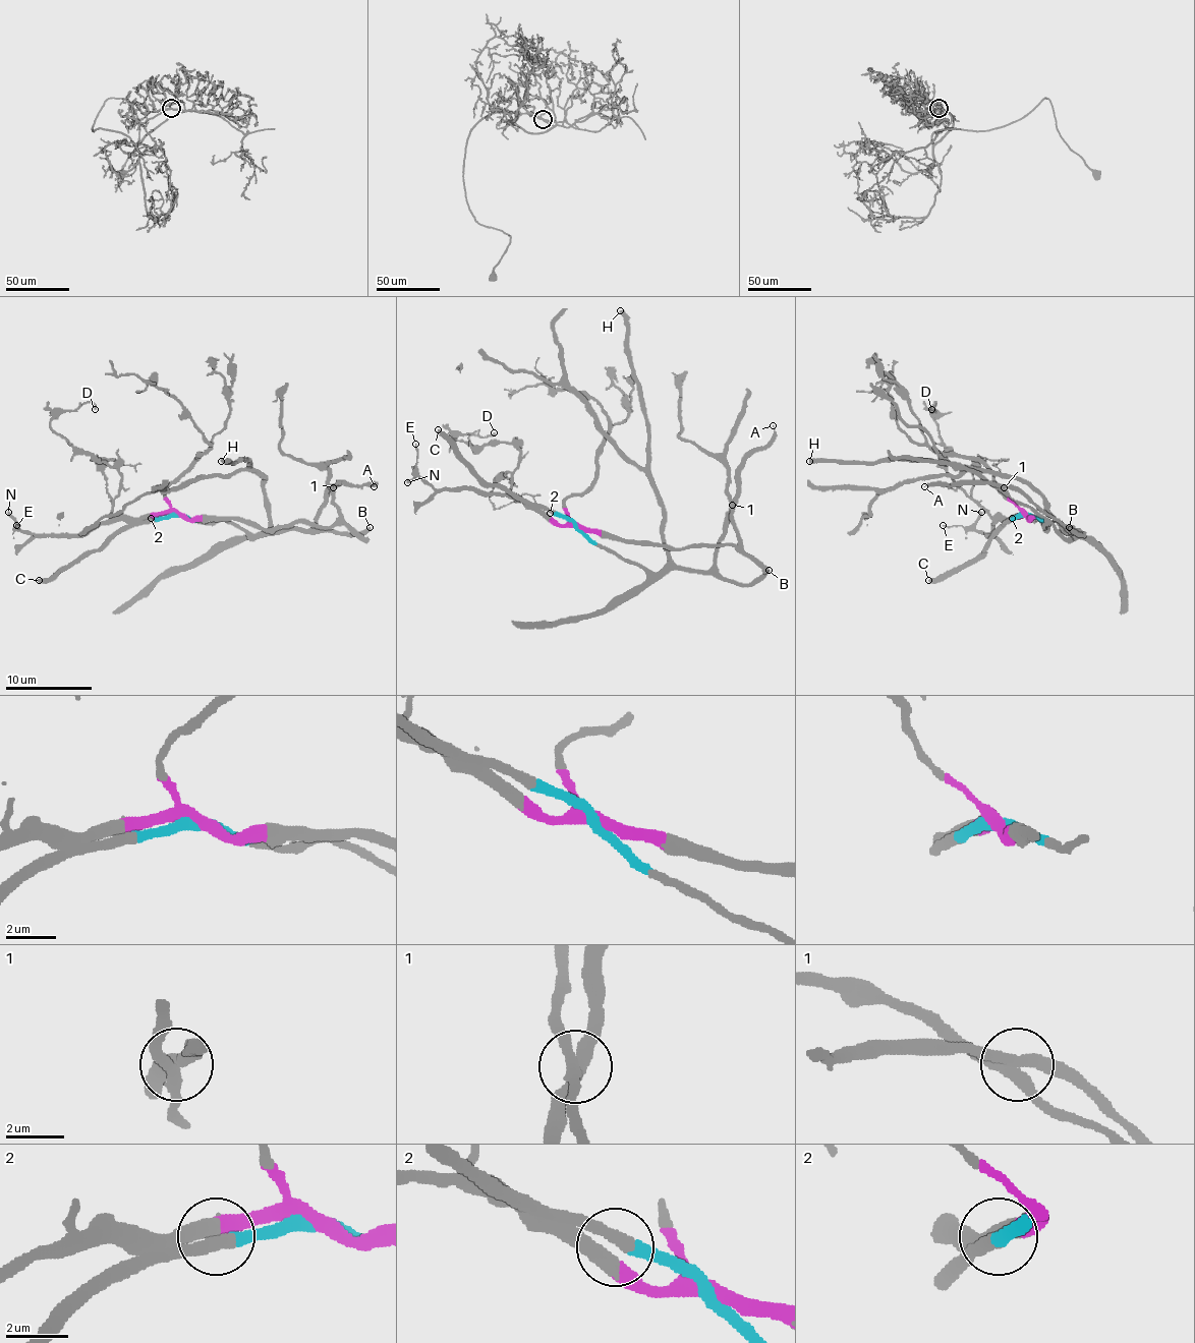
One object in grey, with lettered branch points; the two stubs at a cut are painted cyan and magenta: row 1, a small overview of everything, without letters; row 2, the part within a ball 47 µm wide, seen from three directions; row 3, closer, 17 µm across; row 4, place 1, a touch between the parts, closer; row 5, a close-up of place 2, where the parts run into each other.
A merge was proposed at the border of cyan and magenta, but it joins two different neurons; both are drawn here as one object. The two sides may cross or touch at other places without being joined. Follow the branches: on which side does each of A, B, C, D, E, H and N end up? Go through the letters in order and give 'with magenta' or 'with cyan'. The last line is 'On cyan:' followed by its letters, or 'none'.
A: with cyan
B: with cyan
C: with cyan
D: with magenta
E: with magenta
H: with cyan
N: with magenta
On cyan: A, B, C, H

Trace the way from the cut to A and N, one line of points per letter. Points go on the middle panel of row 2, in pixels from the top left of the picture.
A: (576, 526), (651, 572), (705, 572), (729, 518), (738, 468), (773, 438), (773, 424)
N: (576, 526), (552, 524), (520, 501), (478, 489), (434, 489), (416, 476), (407, 483)

